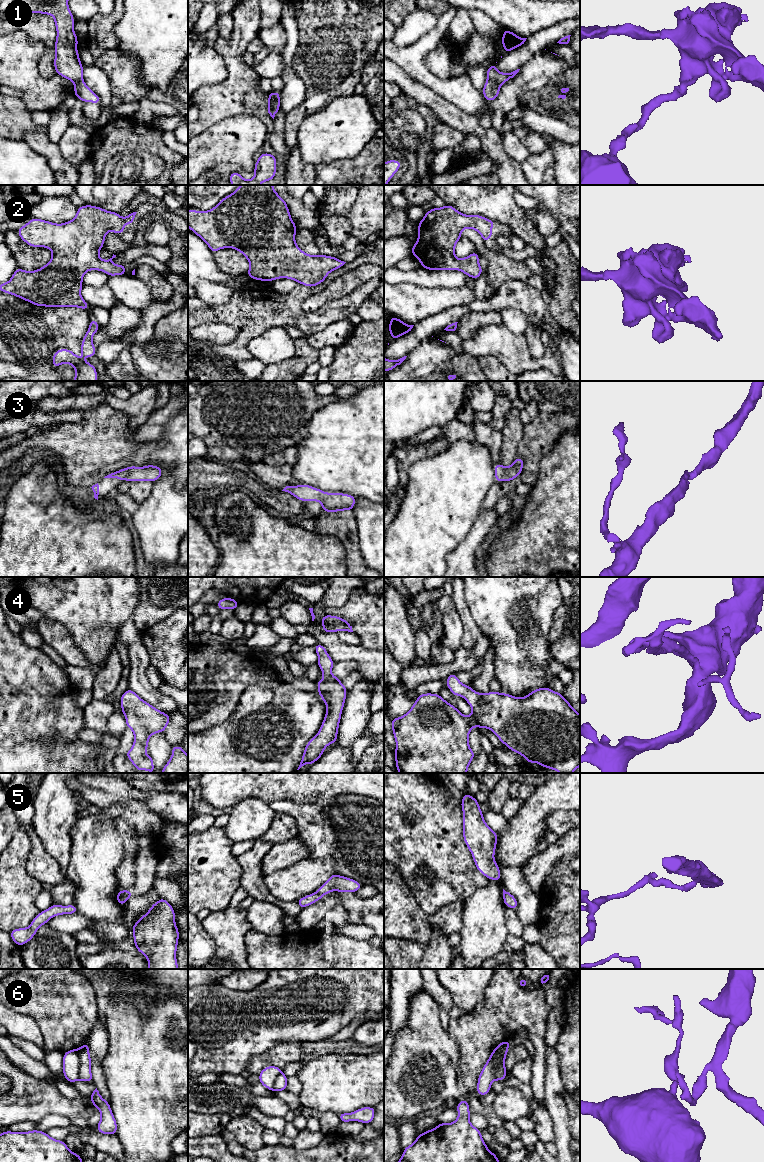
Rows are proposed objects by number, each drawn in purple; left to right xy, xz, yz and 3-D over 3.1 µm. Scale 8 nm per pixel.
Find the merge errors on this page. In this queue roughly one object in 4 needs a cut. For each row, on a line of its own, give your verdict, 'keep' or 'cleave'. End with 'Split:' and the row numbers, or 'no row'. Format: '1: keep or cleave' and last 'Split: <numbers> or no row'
1: cleave
2: keep
3: keep
4: keep
5: cleave
6: cleave
Split: 1, 5, 6

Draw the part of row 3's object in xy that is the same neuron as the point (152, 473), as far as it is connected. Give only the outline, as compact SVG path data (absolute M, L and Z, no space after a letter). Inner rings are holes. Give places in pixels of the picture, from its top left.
M155 465L143 467L129 466L115 471L104 478L118 478L121 481L157 481L162 475L162 468Z

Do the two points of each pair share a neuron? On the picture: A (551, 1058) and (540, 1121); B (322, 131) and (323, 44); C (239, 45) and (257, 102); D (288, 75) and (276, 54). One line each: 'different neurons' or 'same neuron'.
A: different neurons
B: different neurons
C: same neuron
D: different neurons

